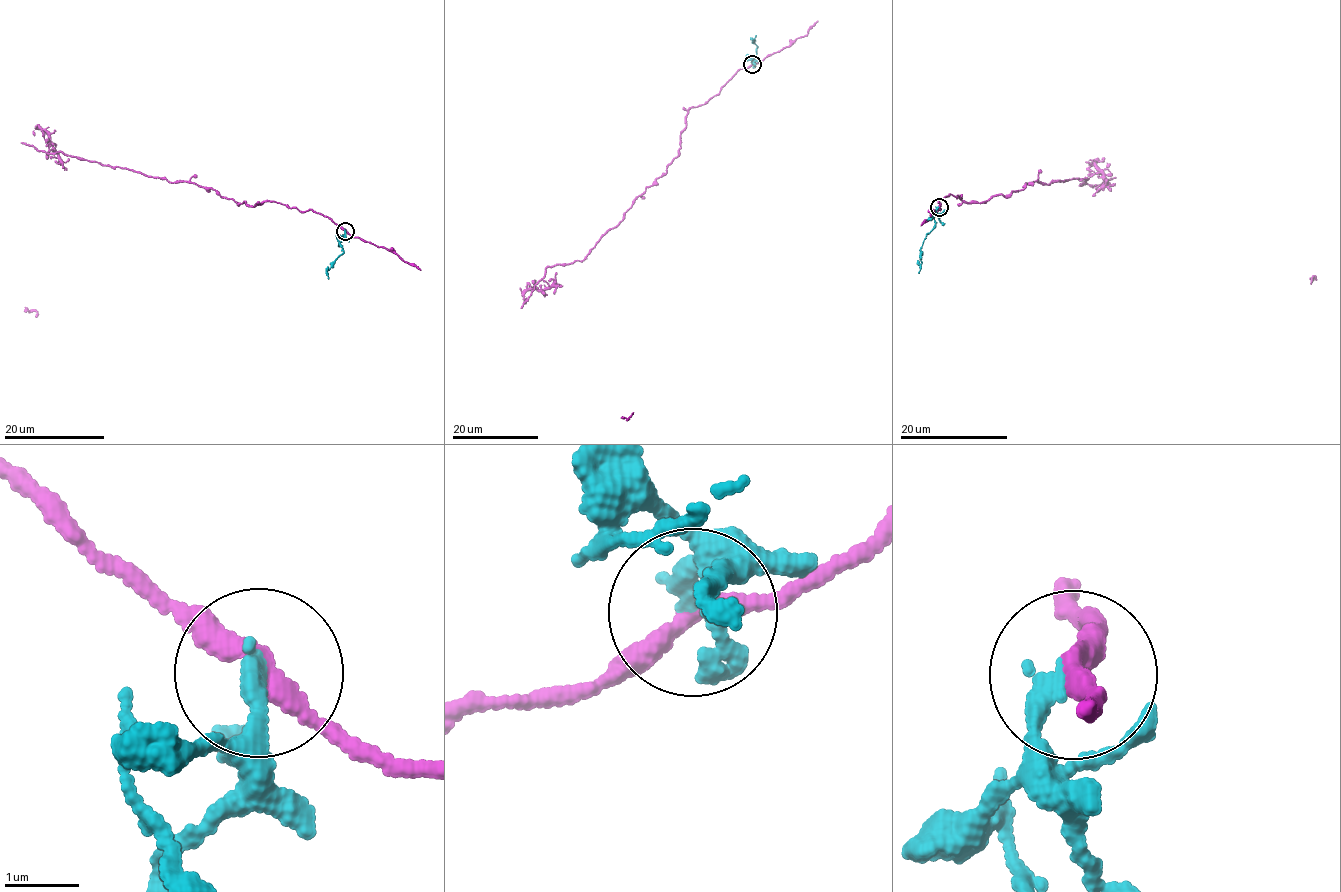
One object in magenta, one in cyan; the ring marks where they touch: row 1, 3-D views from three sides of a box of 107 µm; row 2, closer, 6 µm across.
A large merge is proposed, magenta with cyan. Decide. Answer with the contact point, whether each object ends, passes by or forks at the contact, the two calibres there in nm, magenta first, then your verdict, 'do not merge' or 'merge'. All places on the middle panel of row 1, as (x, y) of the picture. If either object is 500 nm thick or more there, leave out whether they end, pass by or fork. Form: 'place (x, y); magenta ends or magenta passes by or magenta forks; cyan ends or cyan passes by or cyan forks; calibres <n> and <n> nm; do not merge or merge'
place (752, 64); magenta passes by; cyan ends; calibres 260 and 240 nm; do not merge

